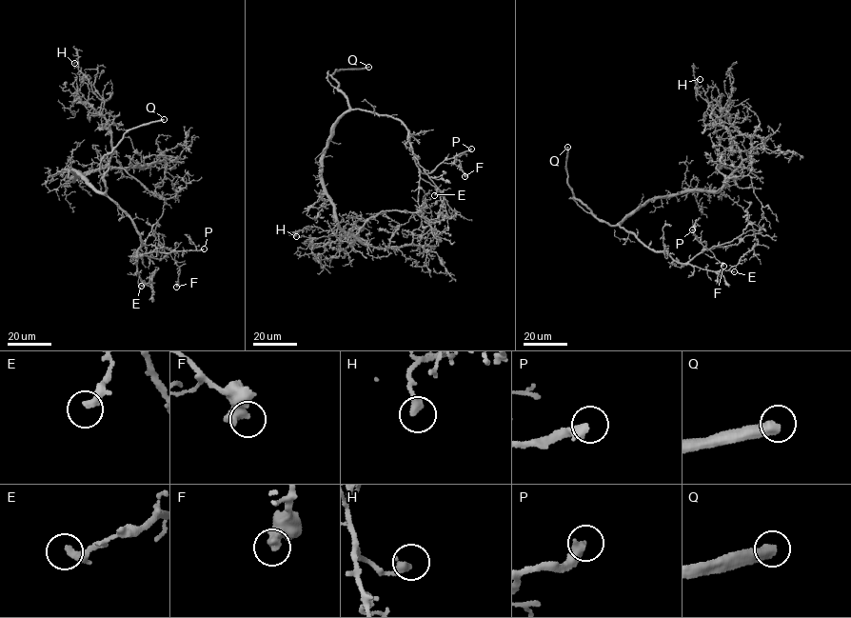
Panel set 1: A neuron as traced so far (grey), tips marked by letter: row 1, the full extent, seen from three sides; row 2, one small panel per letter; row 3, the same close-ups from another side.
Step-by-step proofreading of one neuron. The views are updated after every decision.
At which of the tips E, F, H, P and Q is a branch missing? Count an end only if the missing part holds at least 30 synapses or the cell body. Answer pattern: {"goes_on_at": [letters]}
{"goes_on_at": ["P", "Q"]}

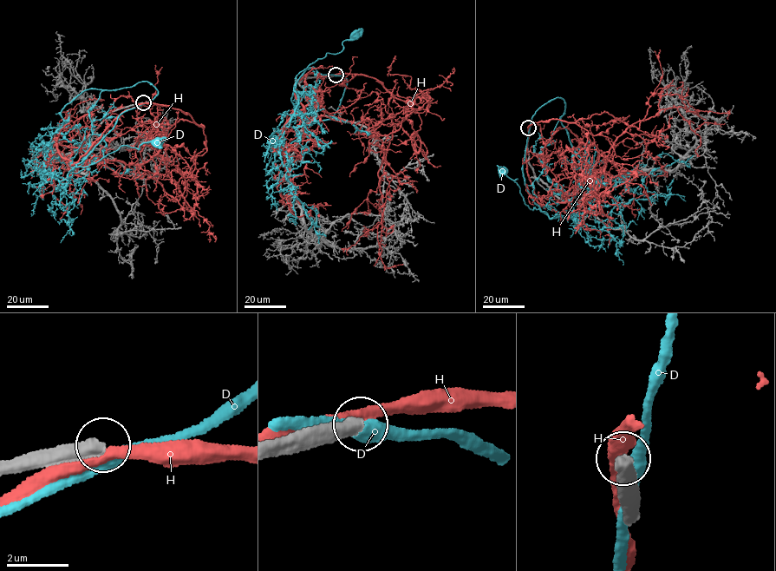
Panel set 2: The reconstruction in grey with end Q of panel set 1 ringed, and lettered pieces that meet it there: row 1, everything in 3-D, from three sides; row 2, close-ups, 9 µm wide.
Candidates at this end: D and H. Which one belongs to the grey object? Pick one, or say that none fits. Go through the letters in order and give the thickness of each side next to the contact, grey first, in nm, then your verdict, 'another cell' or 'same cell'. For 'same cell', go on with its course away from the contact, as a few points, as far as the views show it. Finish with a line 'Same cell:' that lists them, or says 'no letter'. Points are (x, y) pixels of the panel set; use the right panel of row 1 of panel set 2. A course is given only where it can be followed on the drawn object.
D: 550/460 nm | another cell
H: 650/400 nm | another cell
Same cell: no letter

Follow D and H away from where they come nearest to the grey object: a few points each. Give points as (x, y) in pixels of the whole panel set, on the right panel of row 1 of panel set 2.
D: (529, 129), (522, 170), (527, 188), (539, 207), (529, 208), (514, 180), (518, 179), (511, 180), (502, 169)
H: (528, 129), (527, 152), (547, 160), (560, 192), (603, 170), (611, 180), (599, 195), (585, 196), (574, 233)

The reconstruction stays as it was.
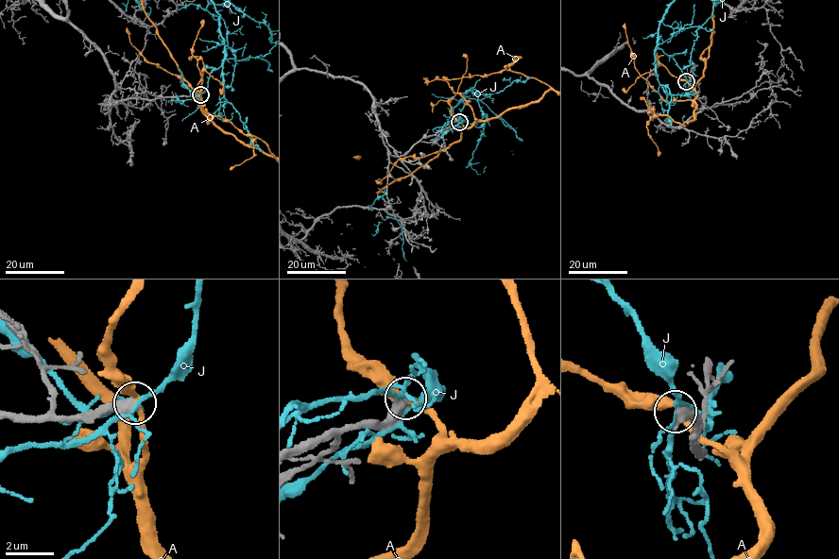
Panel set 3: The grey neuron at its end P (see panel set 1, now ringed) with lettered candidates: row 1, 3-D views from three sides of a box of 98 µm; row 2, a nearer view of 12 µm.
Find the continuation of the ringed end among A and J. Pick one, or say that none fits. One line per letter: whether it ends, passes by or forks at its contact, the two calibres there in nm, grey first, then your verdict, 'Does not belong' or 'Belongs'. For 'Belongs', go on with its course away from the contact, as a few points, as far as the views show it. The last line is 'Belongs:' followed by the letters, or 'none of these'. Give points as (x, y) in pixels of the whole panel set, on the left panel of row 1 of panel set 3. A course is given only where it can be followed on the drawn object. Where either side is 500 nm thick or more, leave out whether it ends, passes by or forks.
A: It passes by. Thickness 440 nm (grey) against 280 nm. Does not belong
J: Thickness 550 nm (grey) against 190 nm. Does not belong
Belongs: none of these

